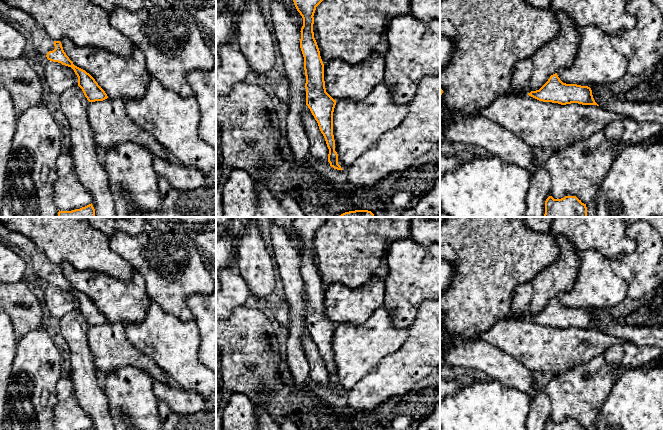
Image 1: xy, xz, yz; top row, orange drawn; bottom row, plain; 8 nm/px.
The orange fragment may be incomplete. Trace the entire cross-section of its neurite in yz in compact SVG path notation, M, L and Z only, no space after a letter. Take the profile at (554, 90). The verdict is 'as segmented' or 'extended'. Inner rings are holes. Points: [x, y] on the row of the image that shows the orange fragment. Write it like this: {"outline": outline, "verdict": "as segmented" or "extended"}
{"outline": "M557 73L551 75L539 90L531 91L528 95L539 101L561 105L578 103L599 106L593 98L590 87L563 83Z", "verdict": "as segmented"}

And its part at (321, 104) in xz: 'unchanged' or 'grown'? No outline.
unchanged

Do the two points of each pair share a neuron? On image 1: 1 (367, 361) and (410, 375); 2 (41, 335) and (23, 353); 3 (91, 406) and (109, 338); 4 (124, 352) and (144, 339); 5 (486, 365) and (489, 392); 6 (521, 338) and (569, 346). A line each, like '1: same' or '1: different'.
1: different
2: same
3: different
4: different
5: different
6: same

